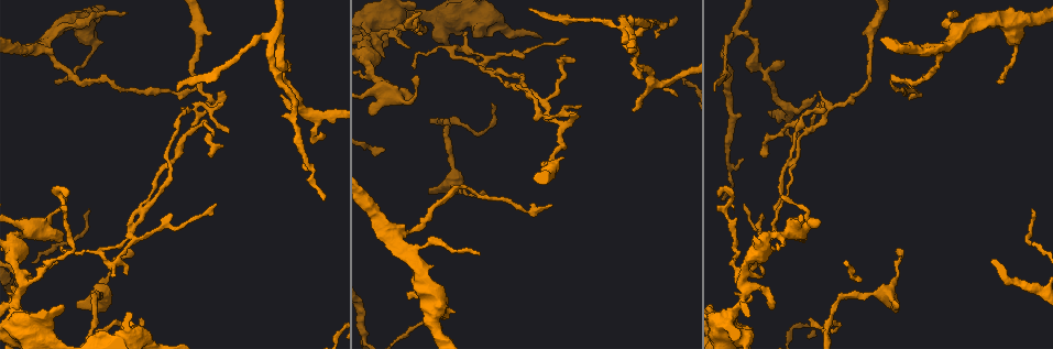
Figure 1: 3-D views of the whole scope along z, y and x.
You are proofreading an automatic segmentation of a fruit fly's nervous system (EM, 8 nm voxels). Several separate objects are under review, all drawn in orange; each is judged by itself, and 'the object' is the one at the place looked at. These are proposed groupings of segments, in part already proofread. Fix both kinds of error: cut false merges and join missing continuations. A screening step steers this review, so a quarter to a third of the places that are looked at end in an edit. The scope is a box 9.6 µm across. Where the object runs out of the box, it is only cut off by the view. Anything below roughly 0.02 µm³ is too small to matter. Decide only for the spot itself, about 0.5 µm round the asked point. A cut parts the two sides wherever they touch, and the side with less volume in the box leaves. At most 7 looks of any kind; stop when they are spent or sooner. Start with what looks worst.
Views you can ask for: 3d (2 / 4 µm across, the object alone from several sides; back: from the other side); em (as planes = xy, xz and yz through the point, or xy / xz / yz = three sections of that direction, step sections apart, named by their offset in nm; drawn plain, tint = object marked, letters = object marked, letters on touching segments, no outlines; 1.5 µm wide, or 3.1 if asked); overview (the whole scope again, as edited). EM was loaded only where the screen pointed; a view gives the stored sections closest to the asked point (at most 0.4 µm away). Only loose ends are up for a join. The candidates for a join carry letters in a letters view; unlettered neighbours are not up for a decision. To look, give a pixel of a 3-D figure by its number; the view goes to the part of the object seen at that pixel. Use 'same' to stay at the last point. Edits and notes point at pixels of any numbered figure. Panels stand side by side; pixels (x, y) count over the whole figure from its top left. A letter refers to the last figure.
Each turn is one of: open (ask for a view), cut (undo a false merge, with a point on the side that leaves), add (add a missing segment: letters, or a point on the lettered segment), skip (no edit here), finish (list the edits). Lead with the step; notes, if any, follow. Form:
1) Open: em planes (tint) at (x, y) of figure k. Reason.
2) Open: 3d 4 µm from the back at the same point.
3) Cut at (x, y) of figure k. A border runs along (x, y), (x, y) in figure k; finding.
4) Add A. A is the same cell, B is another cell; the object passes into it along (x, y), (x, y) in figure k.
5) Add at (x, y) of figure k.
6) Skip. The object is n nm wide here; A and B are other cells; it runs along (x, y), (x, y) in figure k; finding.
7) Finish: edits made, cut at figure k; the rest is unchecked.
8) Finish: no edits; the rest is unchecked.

Open: em planes (letters) at (817, 96) of figure 1.

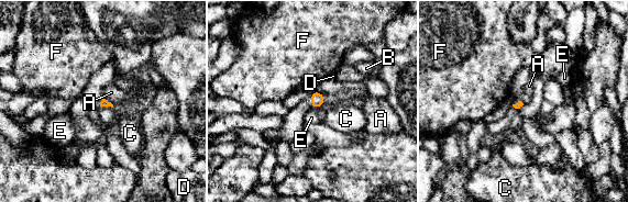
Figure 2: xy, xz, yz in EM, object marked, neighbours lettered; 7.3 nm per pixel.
Skip. A, B, C, D, E and F are other cells; no lettered segment goes on from it.

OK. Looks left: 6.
Open: em planes (tint) at (621, 31) of figure 1. Four or more arms meet.

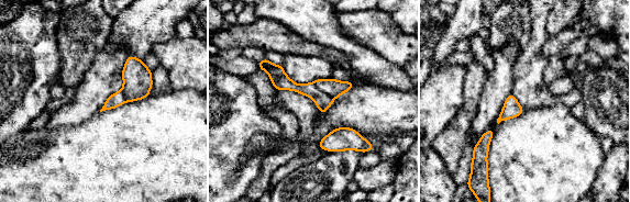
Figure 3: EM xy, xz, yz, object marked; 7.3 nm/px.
Open: em planes (letters) at the same point. See the neighbours.

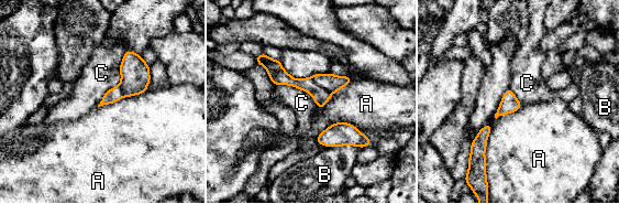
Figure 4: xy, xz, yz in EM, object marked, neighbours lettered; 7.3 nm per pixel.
Cut at (331, 83) of figure 4. The object is 100 nm wide here; A, B and C are other cells; a border runs along (311, 77), (330, 94) in figure 4; two neurons meet here.

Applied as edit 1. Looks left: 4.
Open: overview.

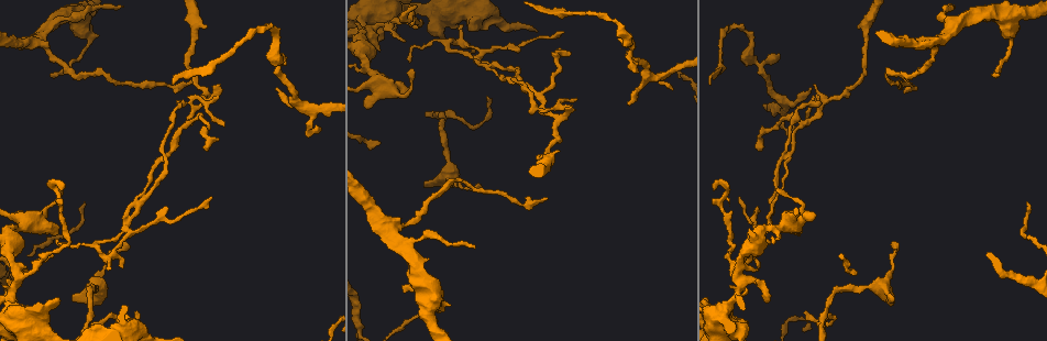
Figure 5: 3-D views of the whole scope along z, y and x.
Open: 3d 4 µm at (483, 52) of figure 5.

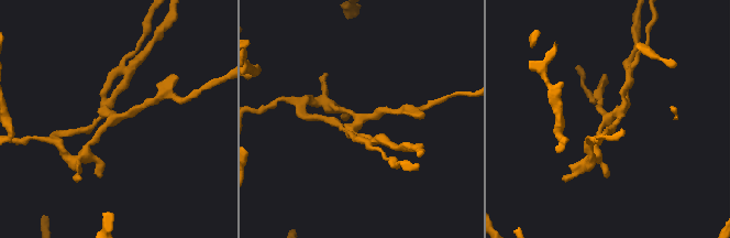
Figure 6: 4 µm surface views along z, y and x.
Open: em xz step 8 (plain) at (361, 121) of figure 6. Now the EM.

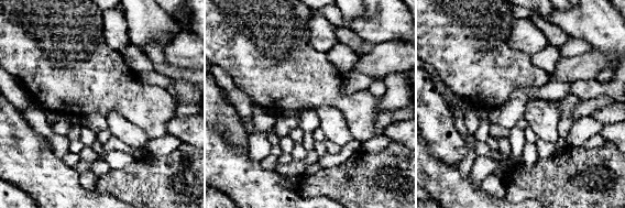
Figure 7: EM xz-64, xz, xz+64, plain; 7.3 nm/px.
Open: em xz step 8 (letters) at the same point.

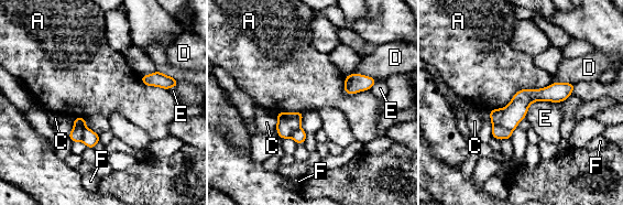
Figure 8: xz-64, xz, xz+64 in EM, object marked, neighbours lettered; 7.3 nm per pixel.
Cut at (498, 132) of figure 8. The object is 160 nm wide here; the longest contact is with A, 500 nm; A, C, D, E and F are other cells; two neurons meet here.

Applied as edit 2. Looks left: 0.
Finish: edits made, cut at figure 4, cut at figure 8; the rest is unchecked.

